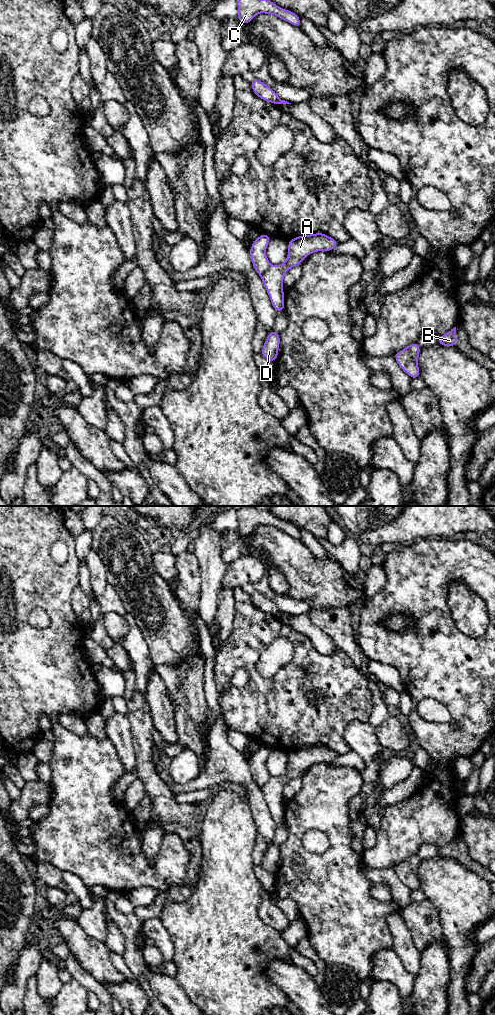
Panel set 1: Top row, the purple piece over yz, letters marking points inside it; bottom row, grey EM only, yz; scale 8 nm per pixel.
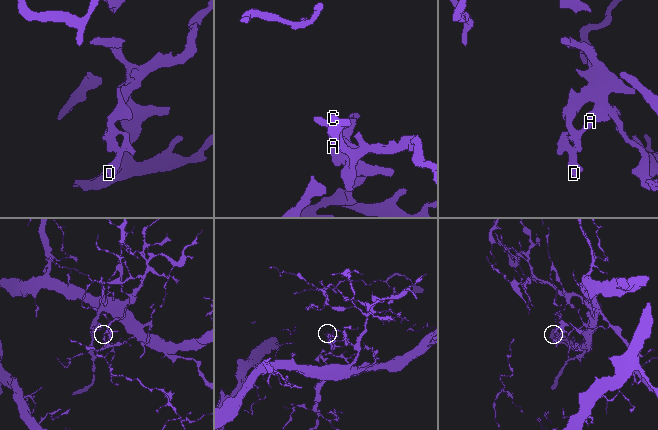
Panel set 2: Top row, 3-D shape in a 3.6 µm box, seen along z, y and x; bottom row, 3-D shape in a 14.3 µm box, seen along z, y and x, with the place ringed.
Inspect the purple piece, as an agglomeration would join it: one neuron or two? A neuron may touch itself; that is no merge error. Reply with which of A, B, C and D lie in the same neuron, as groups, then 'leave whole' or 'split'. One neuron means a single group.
groups A B / C D; split

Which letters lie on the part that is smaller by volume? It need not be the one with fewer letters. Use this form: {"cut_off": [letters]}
{"cut_off": ["A", "B"]}

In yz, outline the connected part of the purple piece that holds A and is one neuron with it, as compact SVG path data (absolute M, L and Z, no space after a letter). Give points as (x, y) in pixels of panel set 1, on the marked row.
M324 233L302 235L288 241L288 257L283 264L270 265L261 276L270 301L276 312L284 311L283 279L285 273L292 267L301 265L303 259L313 252L331 251L338 241Z

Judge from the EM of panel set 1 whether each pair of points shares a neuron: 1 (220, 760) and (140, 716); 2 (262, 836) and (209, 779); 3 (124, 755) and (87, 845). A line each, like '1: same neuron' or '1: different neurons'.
1: different neurons
2: same neuron
3: different neurons

